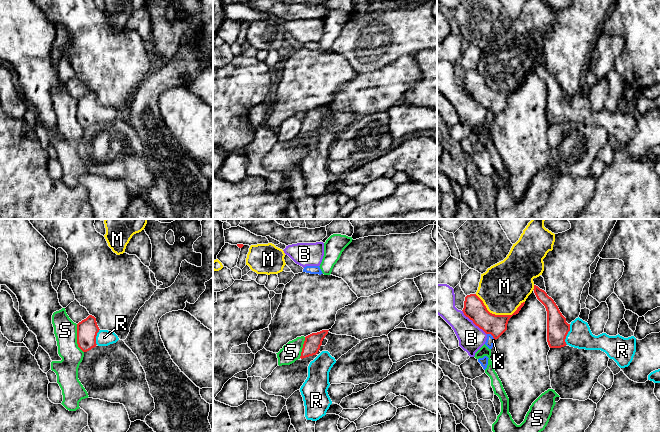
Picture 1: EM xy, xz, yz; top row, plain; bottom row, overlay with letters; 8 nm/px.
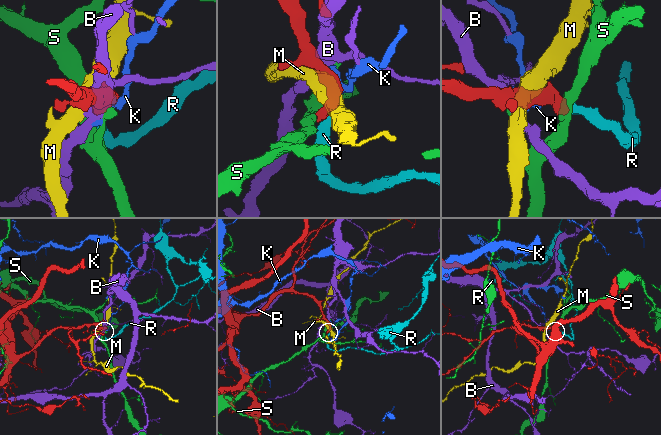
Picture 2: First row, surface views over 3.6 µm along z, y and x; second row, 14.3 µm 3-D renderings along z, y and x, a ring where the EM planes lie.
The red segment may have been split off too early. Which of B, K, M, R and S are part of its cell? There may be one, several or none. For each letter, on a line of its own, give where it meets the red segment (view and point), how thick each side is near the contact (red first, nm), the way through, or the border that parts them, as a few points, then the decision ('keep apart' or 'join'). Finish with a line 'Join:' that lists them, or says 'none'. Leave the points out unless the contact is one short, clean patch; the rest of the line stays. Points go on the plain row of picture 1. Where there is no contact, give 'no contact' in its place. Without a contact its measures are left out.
B: yz (473, 98) | 170/220 nm | keep apart
K: yz (491, 110) | 170/70 nm | keep apart
M: yz (498, 91) | 170/380 nm | keep apart
R: yz (567, 109) | 180/190 nm | across yz (557, 104), (562, 109), (567, 109), (580, 112) | join
S: xy (77, 114) | 170/190 nm | along xy (76, 100), (76, 119), (83, 128) | keep apart
Join: R

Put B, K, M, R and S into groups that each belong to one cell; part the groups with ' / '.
B / K / M / R / S

